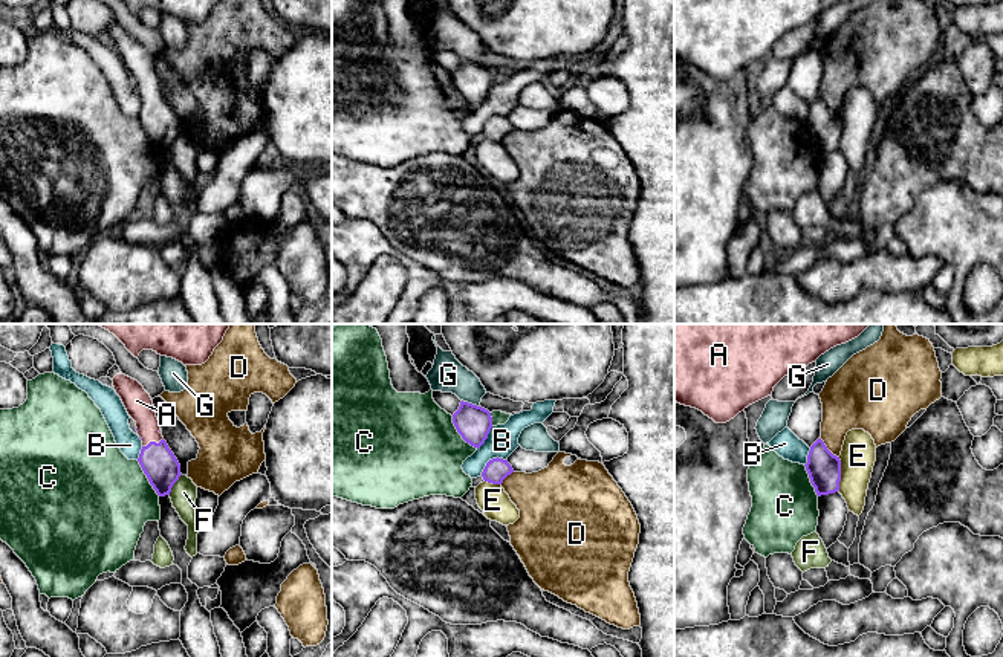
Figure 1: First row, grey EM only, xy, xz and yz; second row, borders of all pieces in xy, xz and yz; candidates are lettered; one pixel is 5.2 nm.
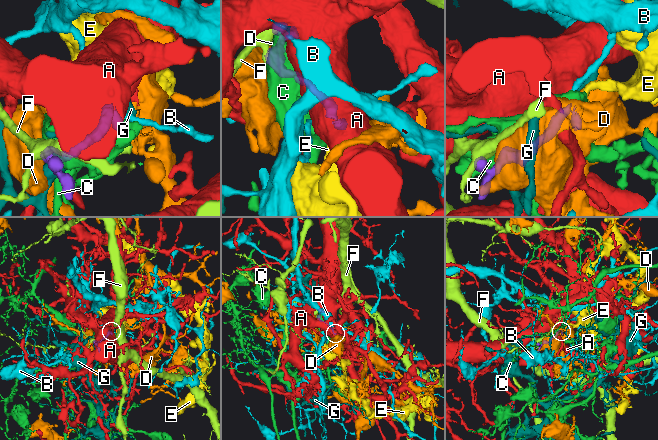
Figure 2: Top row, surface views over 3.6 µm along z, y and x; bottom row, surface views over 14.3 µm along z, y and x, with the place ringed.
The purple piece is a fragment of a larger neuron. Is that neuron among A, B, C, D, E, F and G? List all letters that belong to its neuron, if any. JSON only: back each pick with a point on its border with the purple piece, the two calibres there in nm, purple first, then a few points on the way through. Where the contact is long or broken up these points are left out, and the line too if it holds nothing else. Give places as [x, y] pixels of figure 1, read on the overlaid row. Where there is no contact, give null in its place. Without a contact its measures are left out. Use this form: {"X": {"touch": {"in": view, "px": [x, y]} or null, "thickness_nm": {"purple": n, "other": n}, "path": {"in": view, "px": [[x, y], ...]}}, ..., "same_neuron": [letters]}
{"A": {"touch": {"in": "xy", "px": [152, 442]}, "thickness_nm": {"purple": 190, "other": 140}, "path": {"in": "xy", "px": [[162, 469], [156, 460], [152, 442], [146, 417], [136, 401]]}}, "same_neuron": ["A"]}

